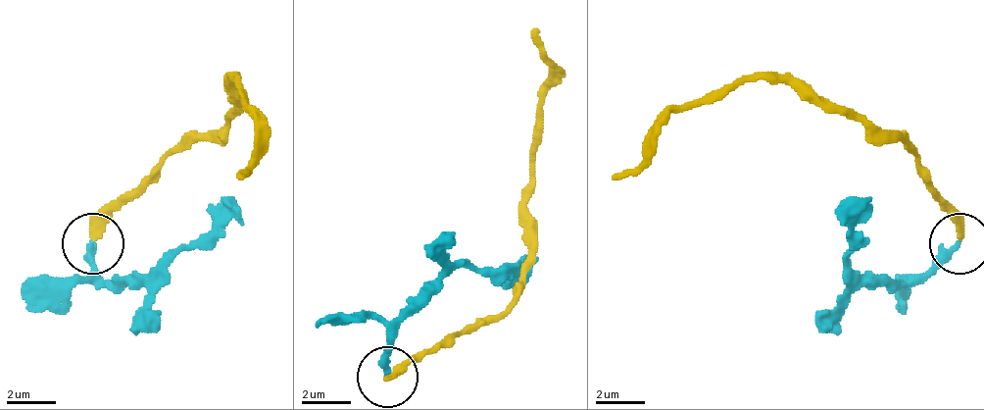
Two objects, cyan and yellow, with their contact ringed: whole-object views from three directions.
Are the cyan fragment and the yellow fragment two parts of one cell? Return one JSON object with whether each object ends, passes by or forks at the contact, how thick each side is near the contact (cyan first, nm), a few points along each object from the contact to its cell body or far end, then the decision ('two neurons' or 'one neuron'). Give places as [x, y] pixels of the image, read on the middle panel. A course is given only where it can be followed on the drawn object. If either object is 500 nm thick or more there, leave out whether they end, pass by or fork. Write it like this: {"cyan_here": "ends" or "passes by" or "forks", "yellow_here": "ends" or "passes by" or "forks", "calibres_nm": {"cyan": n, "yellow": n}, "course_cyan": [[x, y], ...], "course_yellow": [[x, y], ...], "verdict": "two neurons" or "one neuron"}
{"cyan_here": "ends", "yellow_here": "ends", "calibres_nm": {"cyan": 320, "yellow": 280}, "course_cyan": [[388, 375], [401, 320], [456, 265], [516, 271], [535, 252]], "course_yellow": [[388, 375], [401, 375], [511, 301], [529, 246], [529, 155], [548, 63], [535, 26]], "verdict": "one neuron"}

